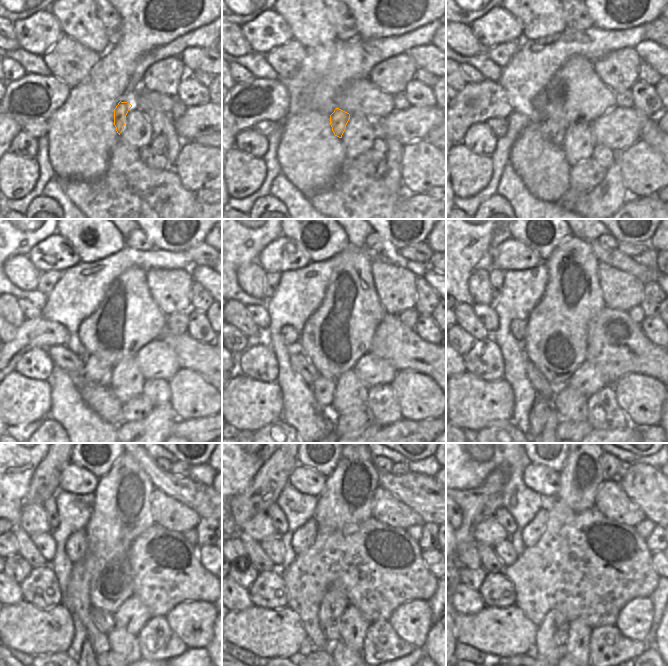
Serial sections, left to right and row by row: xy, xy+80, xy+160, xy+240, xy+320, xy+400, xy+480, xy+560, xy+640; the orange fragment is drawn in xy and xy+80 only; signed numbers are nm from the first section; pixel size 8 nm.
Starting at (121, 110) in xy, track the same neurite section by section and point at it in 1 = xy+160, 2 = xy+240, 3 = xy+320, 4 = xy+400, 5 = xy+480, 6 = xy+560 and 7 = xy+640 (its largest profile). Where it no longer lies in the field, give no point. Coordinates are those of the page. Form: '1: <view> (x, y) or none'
1: xy+160 (554, 131)
2: xy+240 (96, 371)
3: xy+320 (323, 387)
4: xy+400 (542, 407)
5: xy+480 (86, 645)
6: none
7: none

